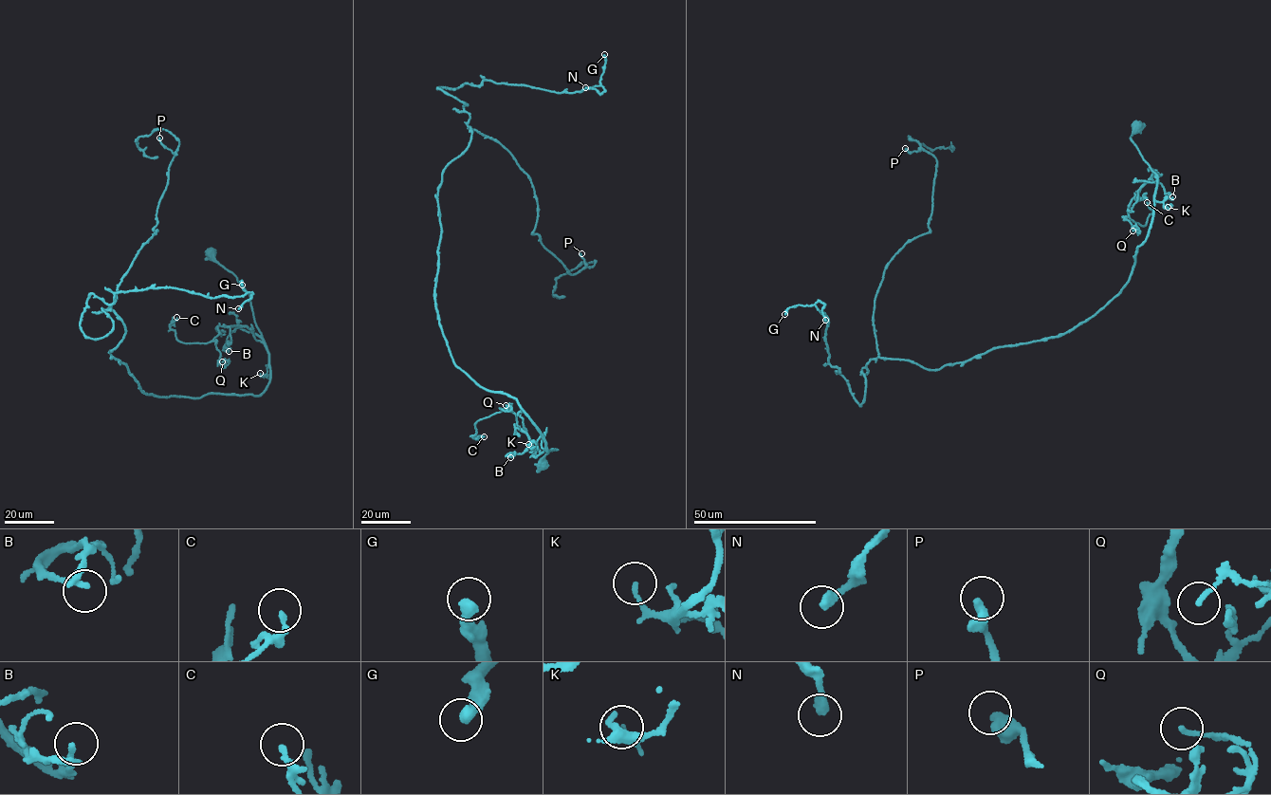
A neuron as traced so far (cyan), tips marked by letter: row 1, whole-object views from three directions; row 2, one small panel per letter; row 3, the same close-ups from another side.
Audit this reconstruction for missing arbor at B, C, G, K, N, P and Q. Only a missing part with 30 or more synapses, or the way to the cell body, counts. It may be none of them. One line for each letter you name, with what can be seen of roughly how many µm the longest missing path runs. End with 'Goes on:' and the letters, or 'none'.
Goes on: none

